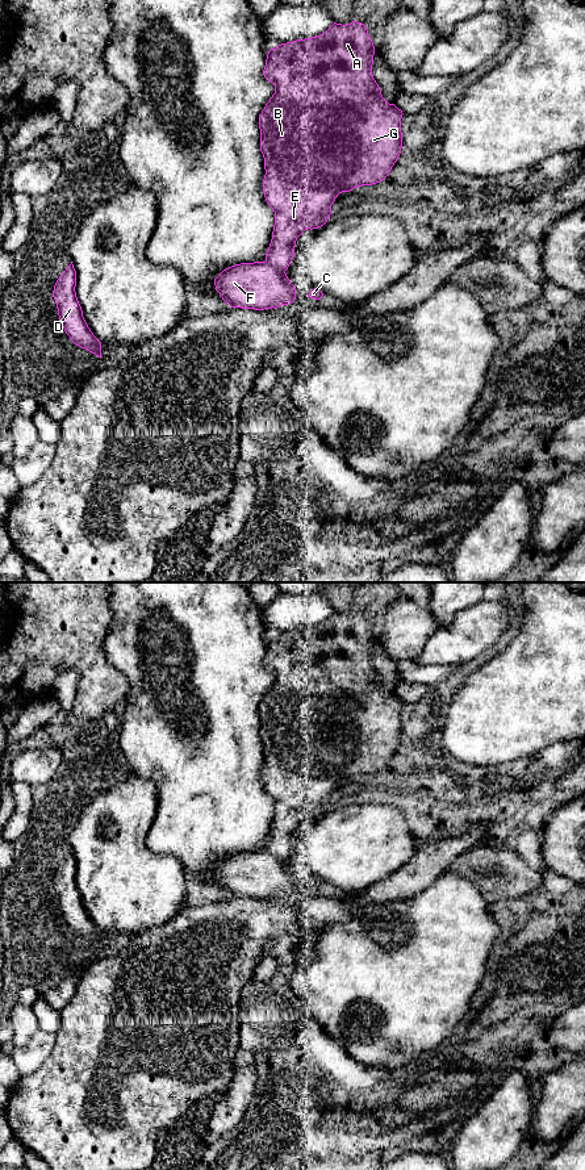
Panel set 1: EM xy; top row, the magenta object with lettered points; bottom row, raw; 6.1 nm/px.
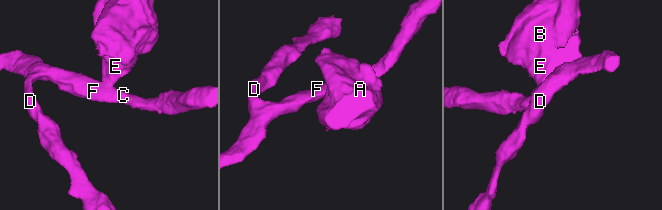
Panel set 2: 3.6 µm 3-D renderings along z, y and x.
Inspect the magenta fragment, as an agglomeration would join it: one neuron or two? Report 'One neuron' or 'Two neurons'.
Two neurons

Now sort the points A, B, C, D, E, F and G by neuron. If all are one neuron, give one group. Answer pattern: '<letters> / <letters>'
A B E G / C D F

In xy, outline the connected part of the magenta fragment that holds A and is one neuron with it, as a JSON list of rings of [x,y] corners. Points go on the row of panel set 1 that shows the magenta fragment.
[[[352,21],[351,24],[342,25],[334,22],[325,33],[297,39],[287,43],[281,43],[275,49],[271,49],[267,54],[266,66],[263,70],[264,78],[275,85],[275,93],[266,104],[264,109],[259,114],[259,129],[260,129],[260,151],[264,158],[266,175],[263,179],[263,192],[267,204],[275,212],[275,225],[272,231],[272,239],[266,252],[266,262],[273,266],[279,271],[287,271],[293,256],[297,238],[306,229],[318,229],[323,226],[331,214],[331,205],[342,192],[350,192],[354,188],[362,185],[372,185],[383,181],[390,172],[392,167],[397,162],[402,149],[402,131],[401,118],[402,110],[394,104],[389,104],[381,95],[381,89],[372,75],[375,46],[372,38],[364,24]]]

